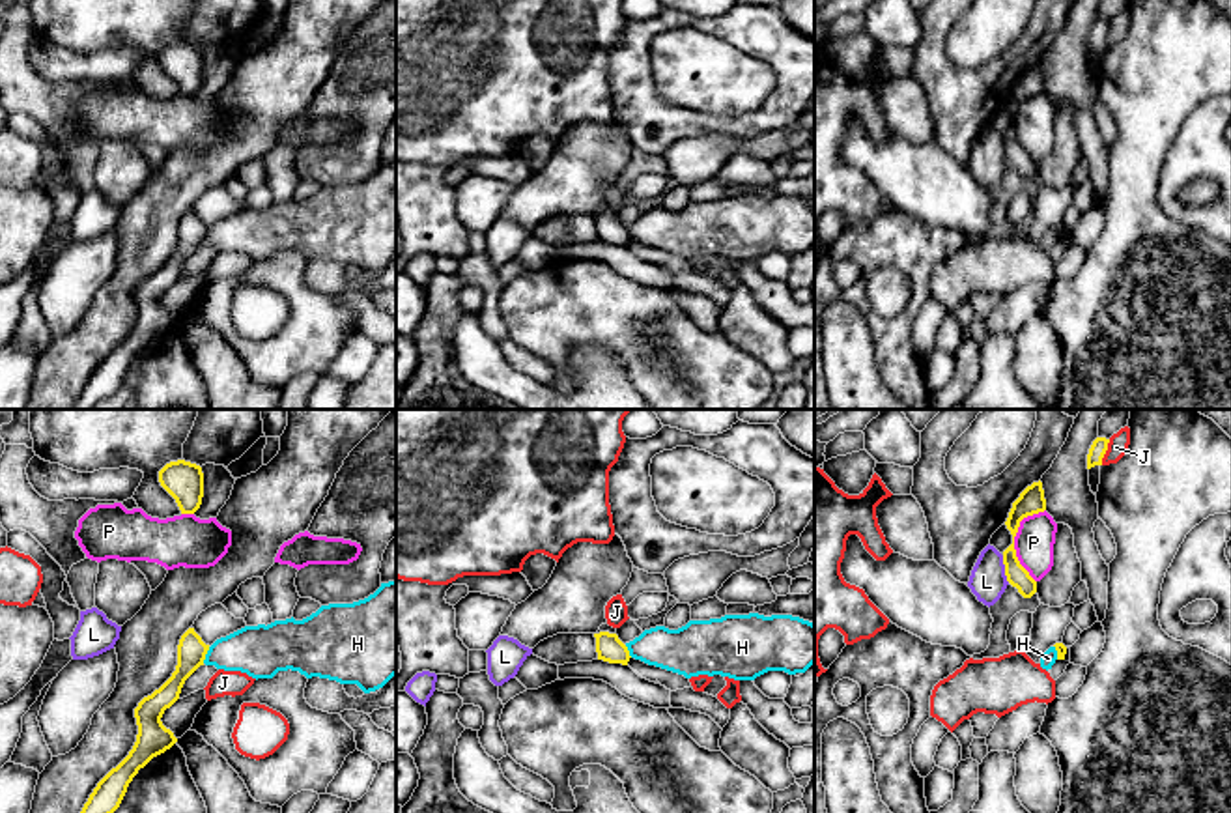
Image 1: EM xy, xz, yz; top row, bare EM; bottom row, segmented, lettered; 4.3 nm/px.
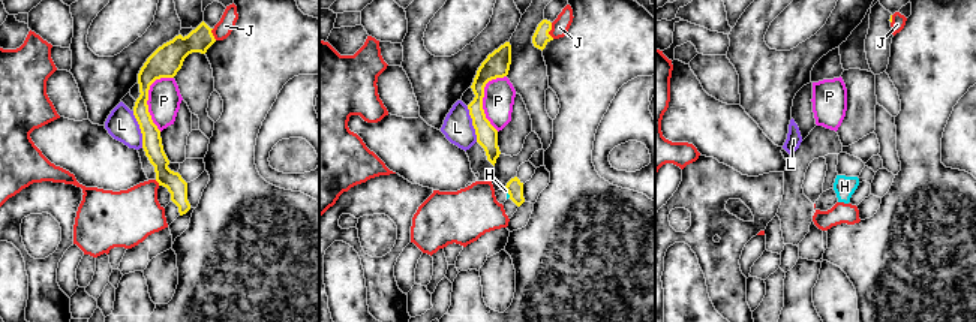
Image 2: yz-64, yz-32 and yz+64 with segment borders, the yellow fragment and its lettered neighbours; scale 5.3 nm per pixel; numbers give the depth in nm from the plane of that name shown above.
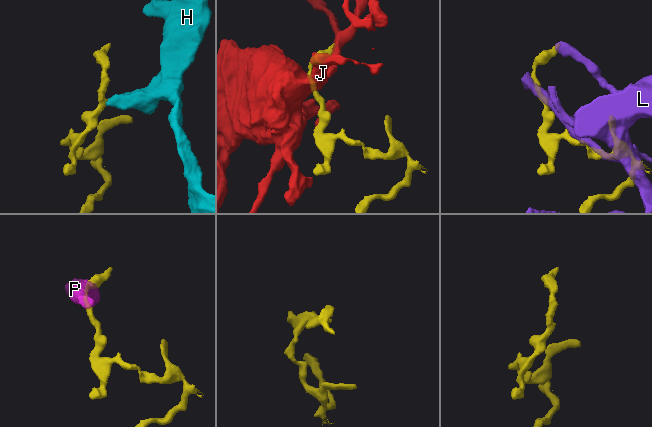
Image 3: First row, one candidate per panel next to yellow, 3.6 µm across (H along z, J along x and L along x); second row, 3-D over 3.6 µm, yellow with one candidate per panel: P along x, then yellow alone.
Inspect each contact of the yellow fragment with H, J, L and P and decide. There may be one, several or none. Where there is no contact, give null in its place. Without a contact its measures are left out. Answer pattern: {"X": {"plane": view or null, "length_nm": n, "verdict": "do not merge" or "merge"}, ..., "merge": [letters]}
{"H": {"plane": "xy", "length_nm": 80, "verdict": "do not merge"}, "J": {"plane": "yz", "length_nm": 120, "verdict": "do not merge"}, "L": {"plane": "yz", "length_nm": 120, "verdict": "do not merge"}, "P": {"plane": "yz", "length_nm": 320, "verdict": "do not merge"}, "merge": []}

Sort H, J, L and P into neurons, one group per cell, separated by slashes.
H / J / L / P

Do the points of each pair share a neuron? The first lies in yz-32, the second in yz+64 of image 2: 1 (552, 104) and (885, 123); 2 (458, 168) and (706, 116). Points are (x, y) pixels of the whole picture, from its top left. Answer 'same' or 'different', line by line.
1: different
2: same

